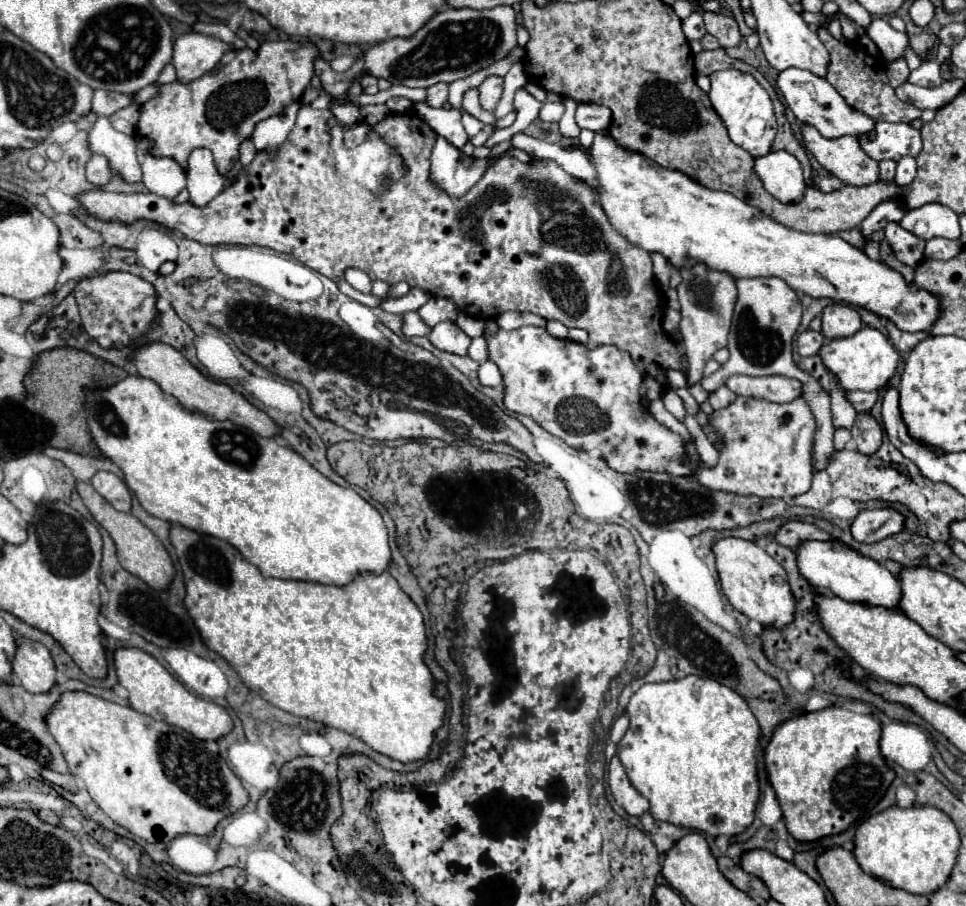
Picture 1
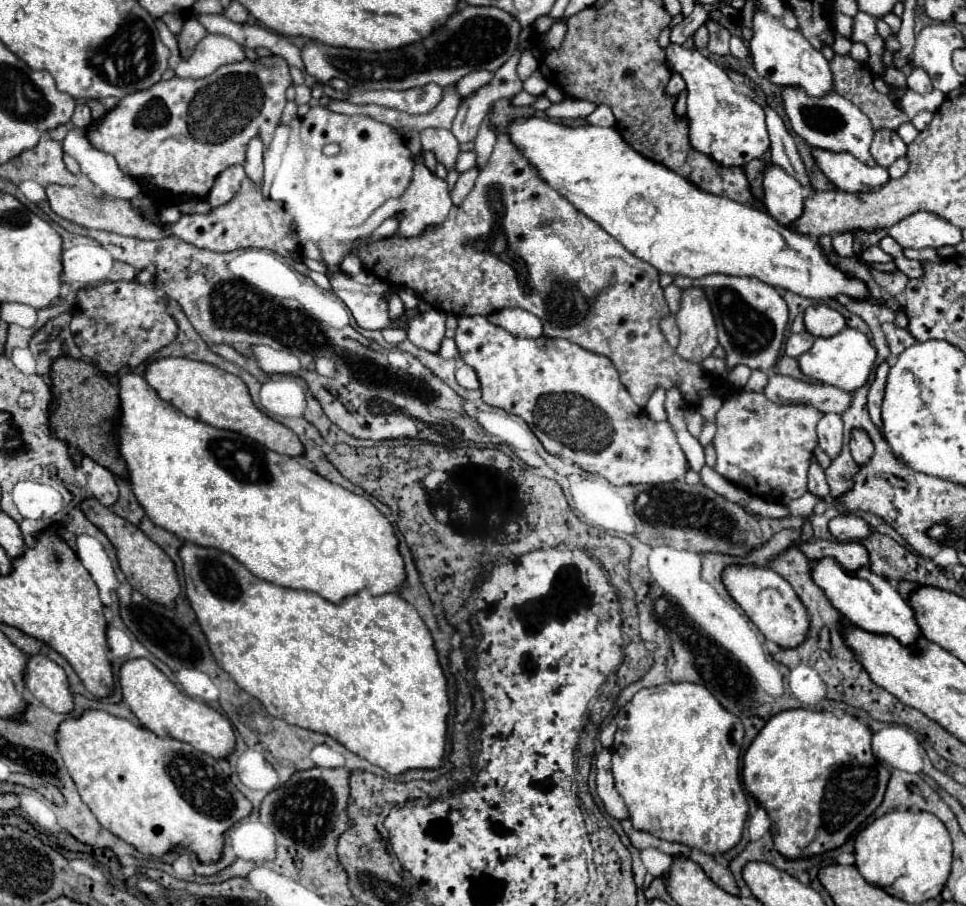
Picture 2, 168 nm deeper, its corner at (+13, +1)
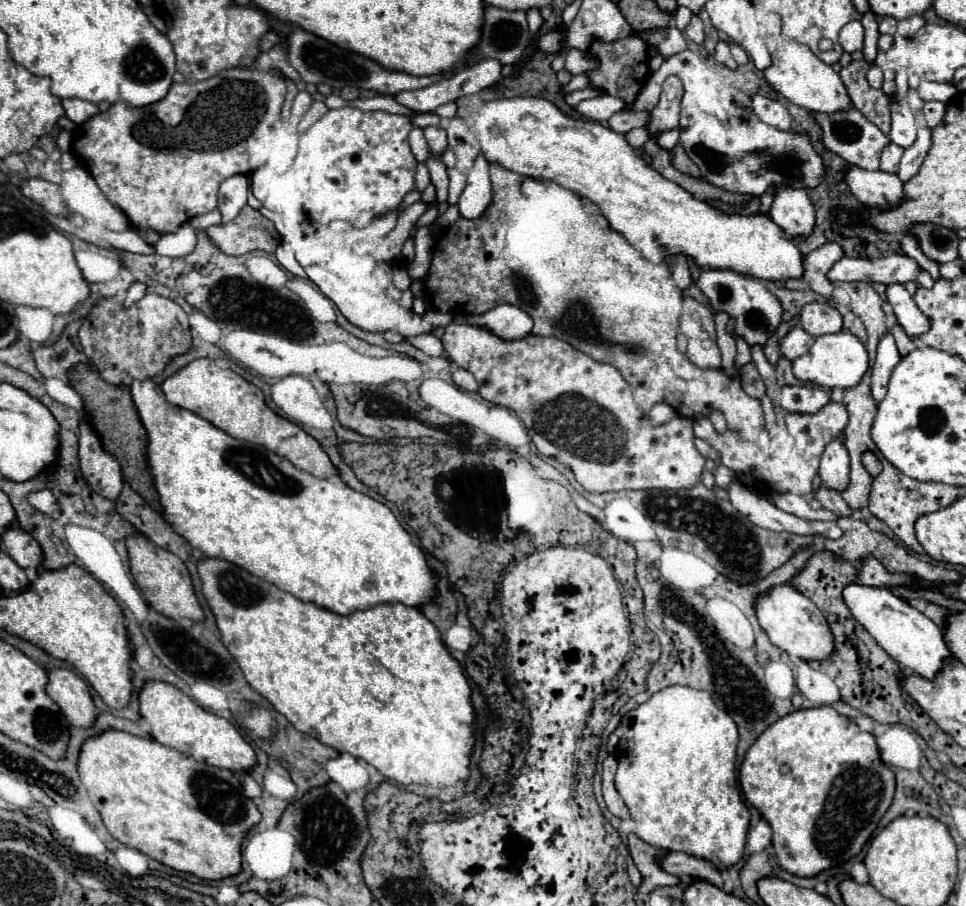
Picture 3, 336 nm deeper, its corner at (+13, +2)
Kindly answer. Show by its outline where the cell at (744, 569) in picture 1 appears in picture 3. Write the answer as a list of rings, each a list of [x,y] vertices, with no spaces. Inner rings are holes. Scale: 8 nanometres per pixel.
[[[773,586],[765,596],[757,600],[755,610],[759,624],[769,634],[771,642],[785,650],[793,660],[827,660],[833,654],[835,638],[827,620],[819,608],[793,586]]]

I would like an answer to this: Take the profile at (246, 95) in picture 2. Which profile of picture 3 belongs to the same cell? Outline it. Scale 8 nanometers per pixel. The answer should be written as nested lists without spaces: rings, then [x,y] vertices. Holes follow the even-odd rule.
[[[231,68],[231,70],[225,70],[209,80],[203,80],[203,82],[183,82],[183,84],[173,84],[169,94],[151,104],[151,106],[145,106],[145,108],[129,108],[121,102],[113,104],[107,112],[101,112],[97,116],[93,116],[91,120],[87,120],[85,124],[79,124],[75,130],[73,130],[73,142],[71,142],[71,154],[79,158],[79,162],[83,162],[89,170],[89,174],[93,176],[93,180],[97,182],[97,186],[101,188],[101,192],[109,198],[109,202],[113,206],[117,206],[131,222],[131,226],[135,226],[137,230],[153,230],[157,234],[171,234],[171,232],[177,232],[177,228],[185,222],[189,222],[191,218],[199,216],[199,214],[205,214],[205,212],[211,212],[217,208],[217,192],[219,192],[219,186],[225,178],[229,176],[235,176],[235,174],[251,174],[253,170],[257,170],[259,166],[263,166],[269,158],[269,152],[273,148],[273,142],[277,138],[277,126],[279,126],[279,120],[281,120],[281,106],[283,106],[283,100],[285,100],[285,82],[275,76],[275,74],[269,74],[269,72],[259,72],[259,70],[249,70],[249,68]]]

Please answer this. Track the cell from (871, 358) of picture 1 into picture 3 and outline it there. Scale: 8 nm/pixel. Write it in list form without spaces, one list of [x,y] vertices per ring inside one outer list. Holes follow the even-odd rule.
[[[849,332],[825,334],[815,338],[811,350],[793,362],[793,374],[801,382],[811,382],[821,388],[853,388],[859,384],[861,376],[867,372],[869,358],[865,346]]]

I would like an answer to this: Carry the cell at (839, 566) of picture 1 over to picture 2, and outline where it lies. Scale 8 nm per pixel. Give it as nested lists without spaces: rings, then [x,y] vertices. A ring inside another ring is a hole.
[[[817,559],[811,567],[811,579],[815,579],[815,585],[823,589],[831,605],[849,623],[871,633],[891,635],[903,645],[915,643],[915,639],[921,635],[909,603],[897,593],[897,589],[887,579],[871,573],[867,567],[847,573],[843,571],[843,567],[839,567],[839,563],[835,563],[835,559]]]

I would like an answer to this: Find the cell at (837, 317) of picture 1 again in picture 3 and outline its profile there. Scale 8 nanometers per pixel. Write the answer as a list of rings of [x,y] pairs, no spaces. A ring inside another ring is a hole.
[[[811,302],[801,310],[801,326],[811,336],[835,334],[843,328],[843,318],[831,302]]]

